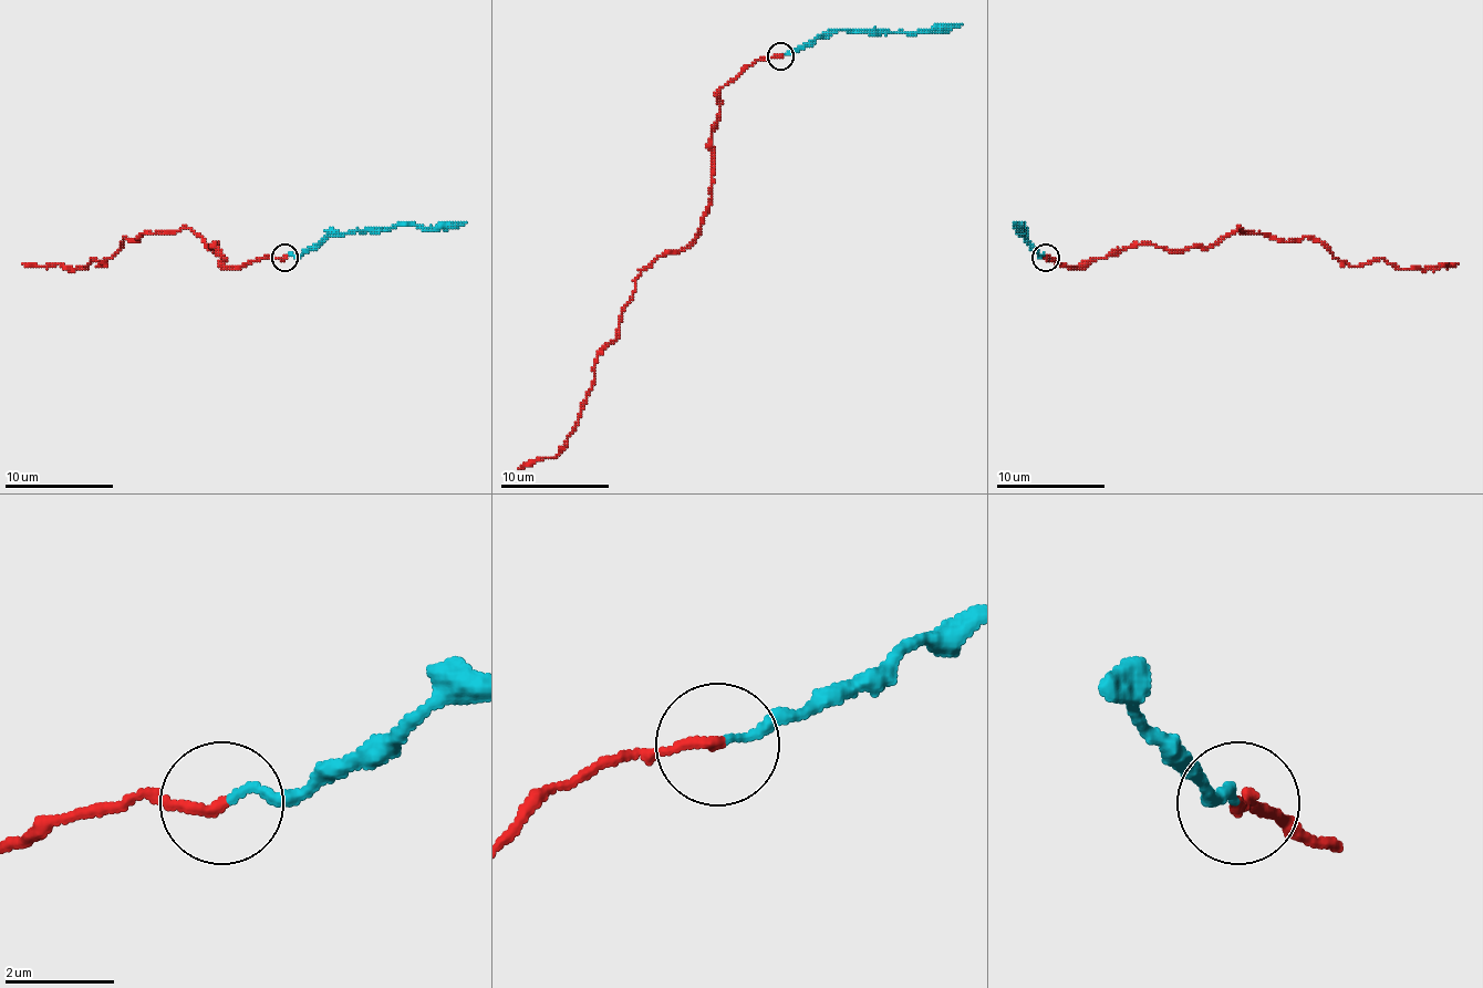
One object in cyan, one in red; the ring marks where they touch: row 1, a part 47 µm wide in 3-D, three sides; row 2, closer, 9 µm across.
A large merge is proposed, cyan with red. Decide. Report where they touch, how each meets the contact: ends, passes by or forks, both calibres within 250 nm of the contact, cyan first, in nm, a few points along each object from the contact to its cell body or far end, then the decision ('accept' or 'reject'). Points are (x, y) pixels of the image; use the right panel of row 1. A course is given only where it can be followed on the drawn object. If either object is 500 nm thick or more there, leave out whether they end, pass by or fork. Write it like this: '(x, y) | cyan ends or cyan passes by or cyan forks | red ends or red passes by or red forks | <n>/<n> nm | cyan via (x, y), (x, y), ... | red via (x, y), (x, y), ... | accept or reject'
(1046, 257) | cyan ends | red ends | 140/200 nm | cyan via (1046, 258), (1019, 234), (1022, 225), (1019, 228), (1014, 222) | red via (1046, 258), (1079, 266), (1139, 245), (1213, 247), (1237, 228), (1310, 236), (1351, 266), (1458, 263) | reject

